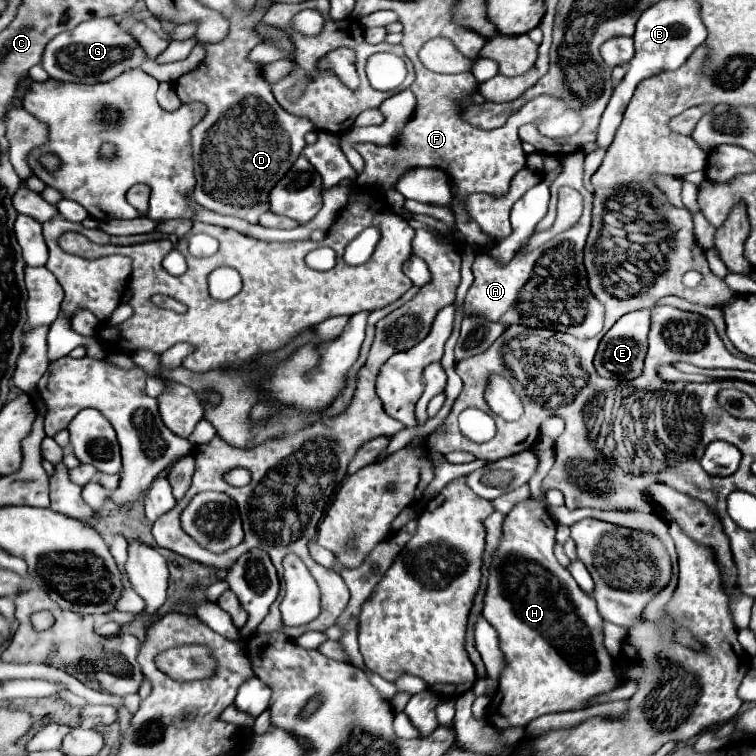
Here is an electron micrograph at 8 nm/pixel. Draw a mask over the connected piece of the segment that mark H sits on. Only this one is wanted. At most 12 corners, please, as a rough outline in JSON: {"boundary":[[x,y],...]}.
{"boundary":[[535,497],[505,515],[483,615],[495,727],[617,687],[595,599]]}

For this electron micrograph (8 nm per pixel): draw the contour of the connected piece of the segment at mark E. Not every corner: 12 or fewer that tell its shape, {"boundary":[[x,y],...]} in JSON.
{"boundary":[[649,309],[623,315],[601,339],[601,377],[633,381],[647,355]]}

